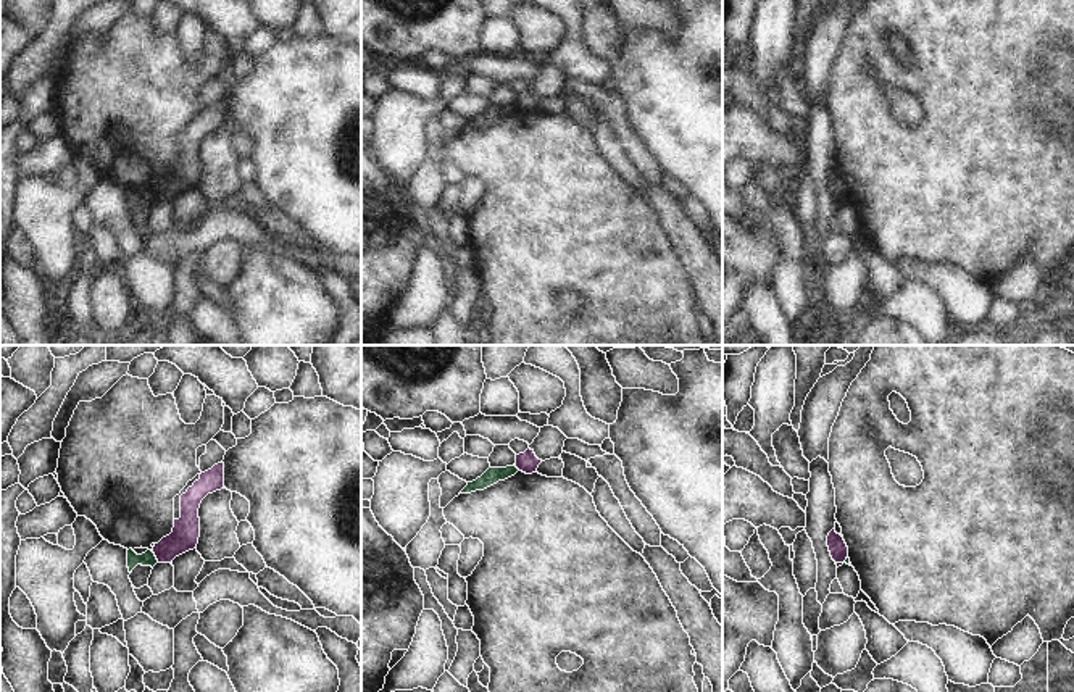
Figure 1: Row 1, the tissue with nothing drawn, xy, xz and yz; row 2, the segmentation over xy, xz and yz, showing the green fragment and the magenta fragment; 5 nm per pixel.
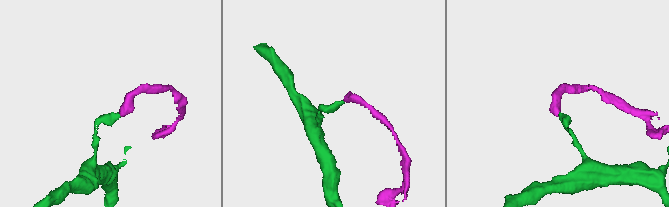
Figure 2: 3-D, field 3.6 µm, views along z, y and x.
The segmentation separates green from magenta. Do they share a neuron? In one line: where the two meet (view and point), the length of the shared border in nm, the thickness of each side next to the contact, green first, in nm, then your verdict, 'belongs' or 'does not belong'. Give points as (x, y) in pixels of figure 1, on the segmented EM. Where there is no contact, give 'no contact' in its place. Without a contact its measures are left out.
xy (155, 557) | 70 nm | 70/140 nm | does not belong

